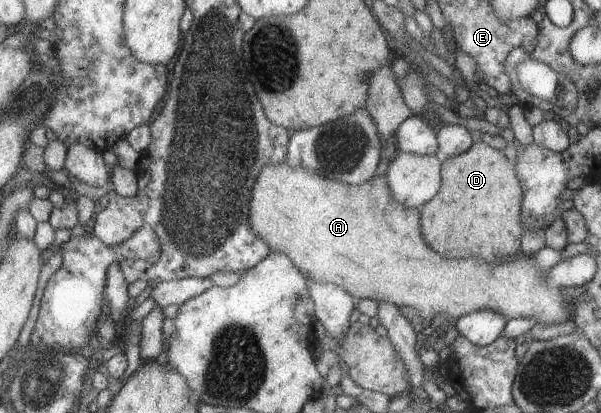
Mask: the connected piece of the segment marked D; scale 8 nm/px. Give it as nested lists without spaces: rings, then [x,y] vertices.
[[[475,142],[472,148],[460,156],[443,158],[441,189],[419,209],[423,239],[443,258],[479,256],[485,260],[493,260],[517,256],[520,254],[525,230],[522,224],[522,201],[522,186],[519,185],[515,164],[506,158],[503,150],[483,142]]]

